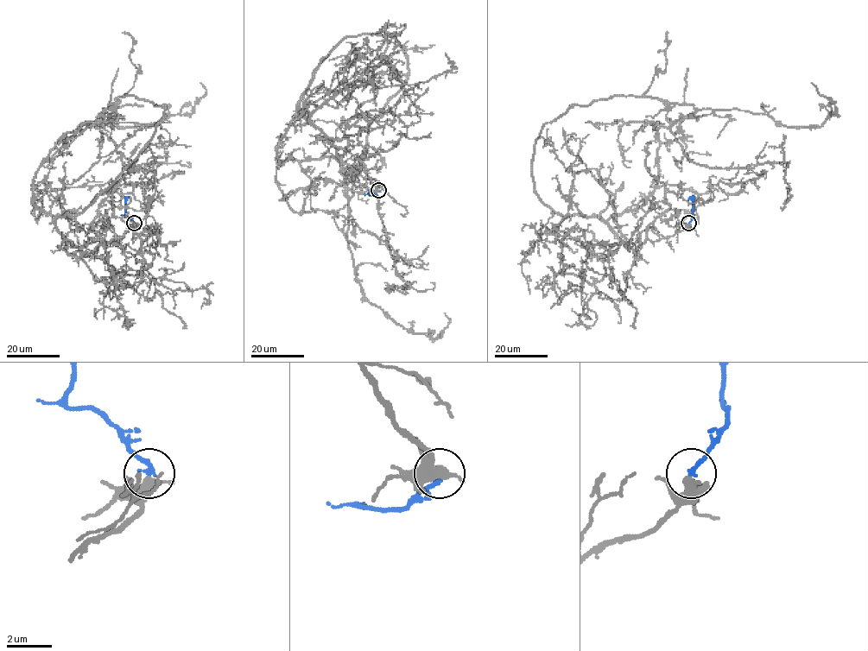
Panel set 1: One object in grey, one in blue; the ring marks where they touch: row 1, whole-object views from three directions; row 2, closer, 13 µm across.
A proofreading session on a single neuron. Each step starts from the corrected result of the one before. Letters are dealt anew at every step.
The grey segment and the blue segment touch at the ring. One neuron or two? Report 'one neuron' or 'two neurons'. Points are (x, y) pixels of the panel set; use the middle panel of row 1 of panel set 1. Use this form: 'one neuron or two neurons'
one neuron

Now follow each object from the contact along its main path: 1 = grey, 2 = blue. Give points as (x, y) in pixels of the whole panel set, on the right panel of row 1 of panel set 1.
1: (688, 224), (634, 249), (606, 222), (658, 181), (655, 124), (712, 109), (820, 126), (836, 108), (811, 83)
2: (688, 223), (693, 218), (690, 198), (693, 195)

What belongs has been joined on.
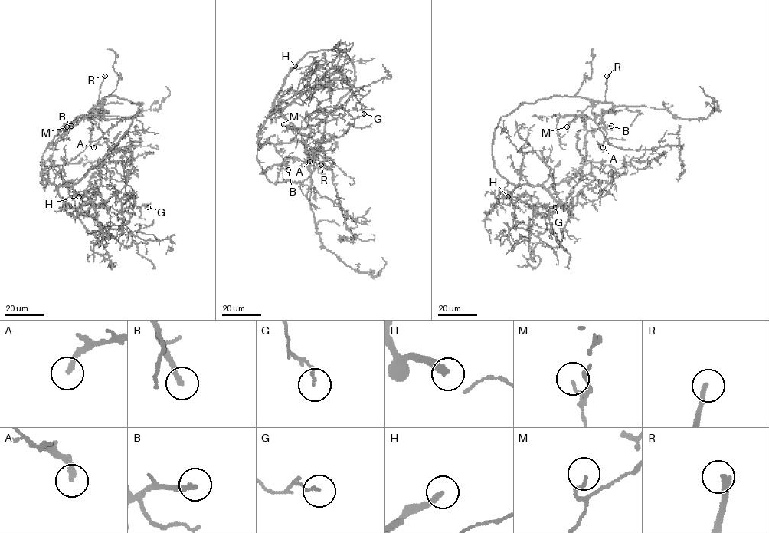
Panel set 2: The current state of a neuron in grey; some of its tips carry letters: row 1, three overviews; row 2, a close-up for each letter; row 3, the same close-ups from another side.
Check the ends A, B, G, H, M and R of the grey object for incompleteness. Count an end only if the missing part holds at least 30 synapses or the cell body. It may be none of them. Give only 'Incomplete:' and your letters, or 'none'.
Incomplete: B, H, R

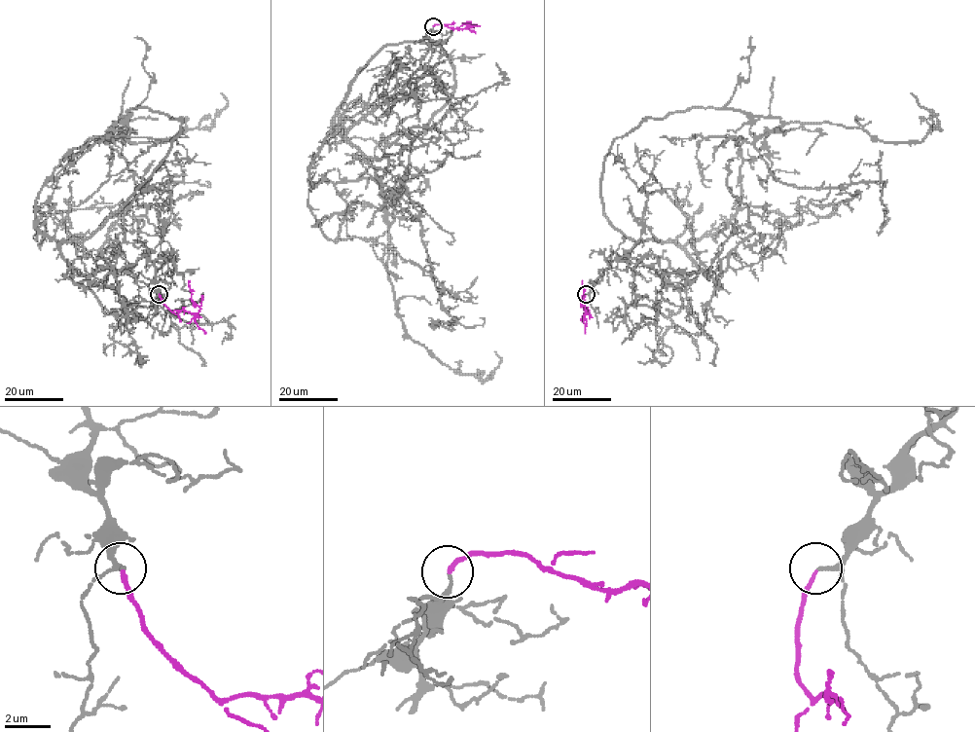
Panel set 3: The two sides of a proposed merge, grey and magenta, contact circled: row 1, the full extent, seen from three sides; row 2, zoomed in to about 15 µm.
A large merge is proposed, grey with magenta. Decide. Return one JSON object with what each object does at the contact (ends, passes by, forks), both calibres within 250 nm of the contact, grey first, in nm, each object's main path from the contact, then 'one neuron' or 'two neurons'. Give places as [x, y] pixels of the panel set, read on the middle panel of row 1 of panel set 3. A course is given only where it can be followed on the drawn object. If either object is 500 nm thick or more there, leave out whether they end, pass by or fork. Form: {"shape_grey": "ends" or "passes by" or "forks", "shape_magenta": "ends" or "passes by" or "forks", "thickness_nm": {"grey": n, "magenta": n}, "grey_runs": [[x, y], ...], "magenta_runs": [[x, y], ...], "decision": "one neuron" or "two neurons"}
{"shape_grey": "ends", "shape_magenta": "ends", "thickness_nm": {"grey": 160, "magenta": 160}, "grey_runs": [[433, 26], [408, 84], [345, 139], [333, 125], [309, 182], [378, 182], [407, 335], [483, 379], [494, 351]], "magenta_runs": [[433, 26], [474, 26], [462, 22]], "decision": "one neuron"}

